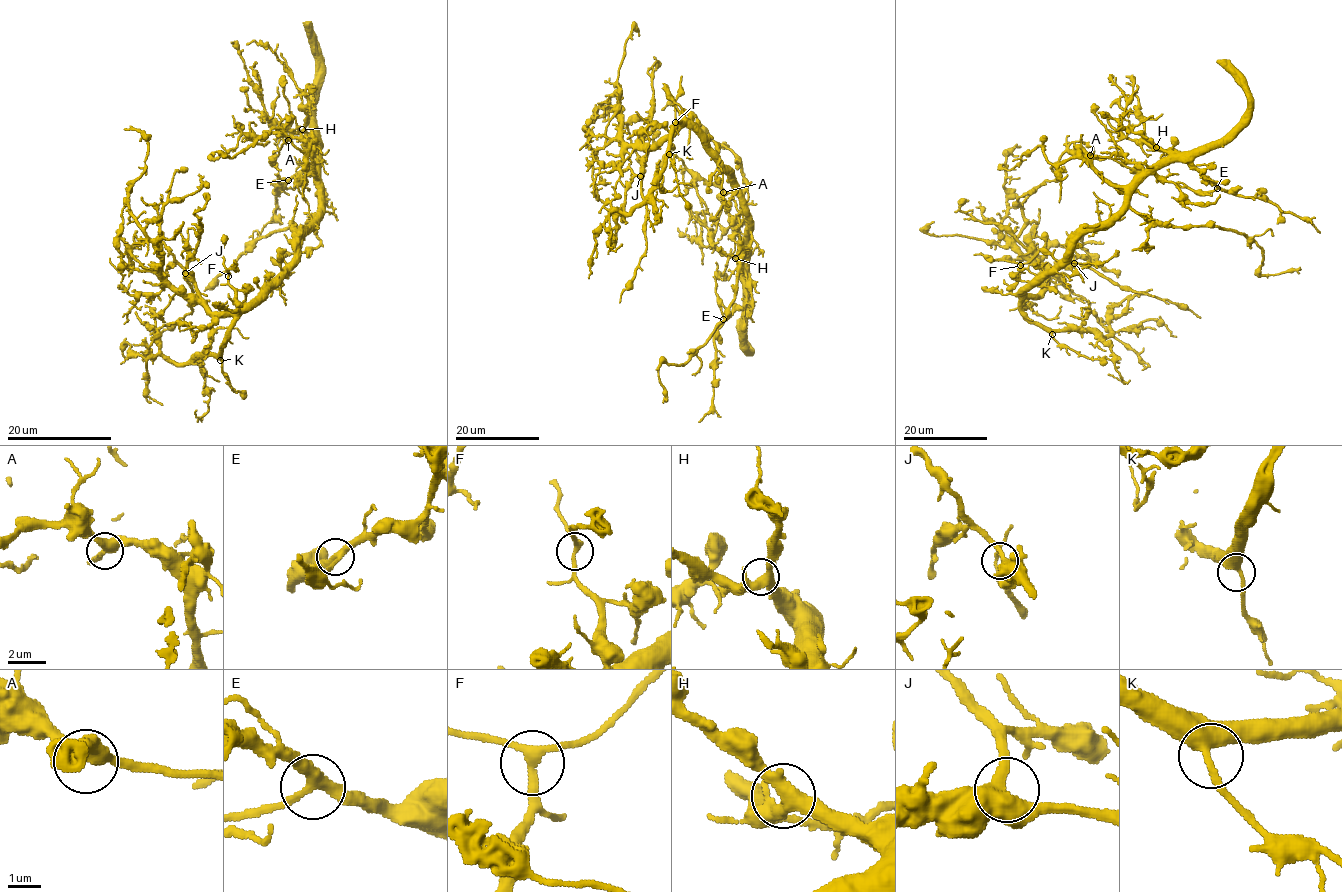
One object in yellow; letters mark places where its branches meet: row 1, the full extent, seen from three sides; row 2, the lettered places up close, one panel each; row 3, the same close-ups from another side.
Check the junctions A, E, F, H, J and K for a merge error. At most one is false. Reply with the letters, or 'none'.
none

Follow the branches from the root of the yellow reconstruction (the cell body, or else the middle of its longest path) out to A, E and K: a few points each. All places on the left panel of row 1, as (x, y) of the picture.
A: (297, 254), (297, 244), (307, 234), (319, 207), (319, 181), (310, 149), (298, 138), (288, 140)
E: (297, 254), (297, 244), (307, 234), (319, 207), (318, 148), (314, 166), (288, 180)
K: (297, 254), (263, 286), (262, 293), (234, 322), (229, 338), (223, 344), (220, 360)

